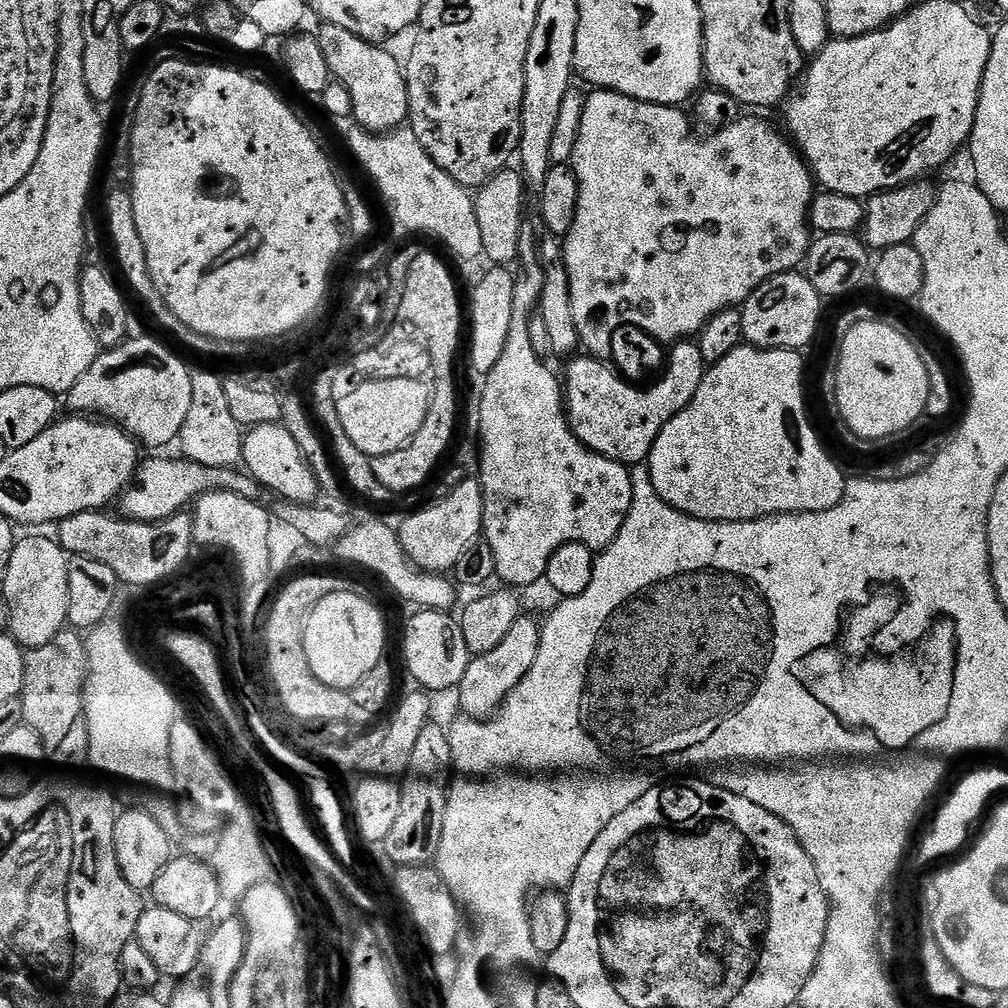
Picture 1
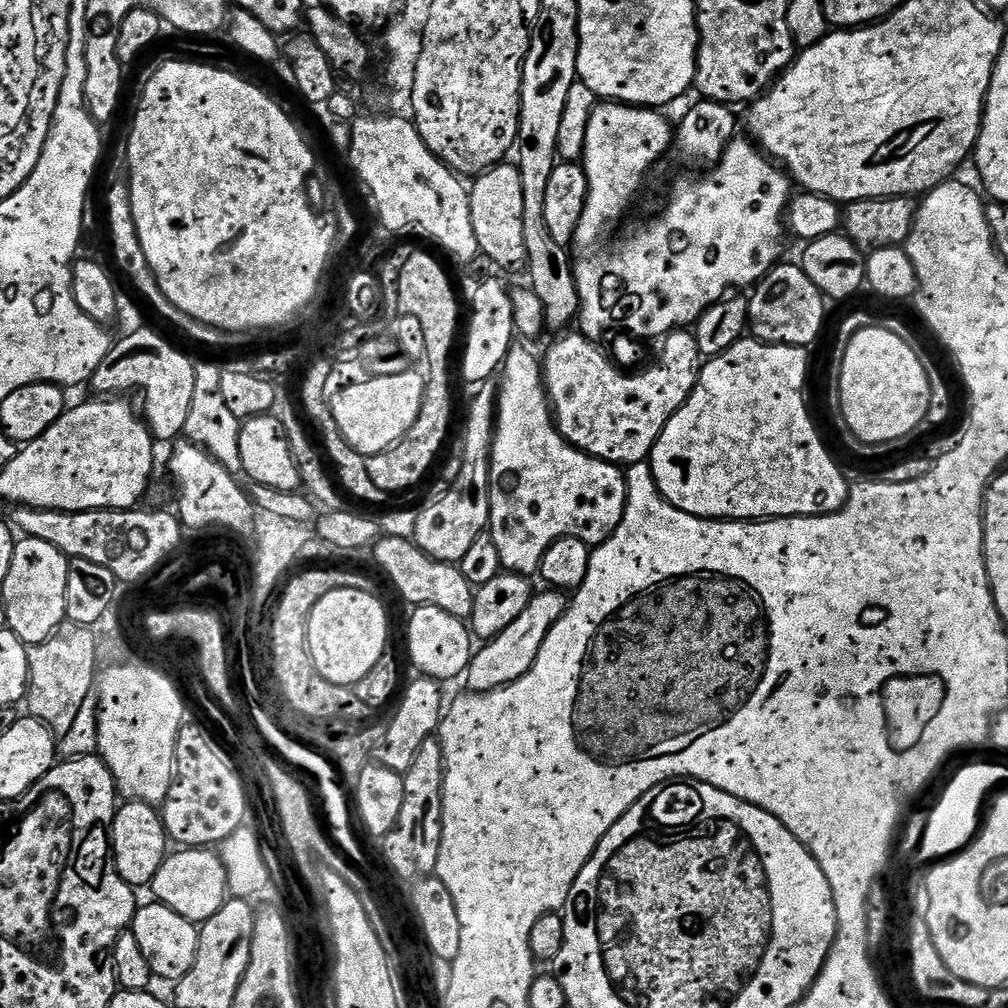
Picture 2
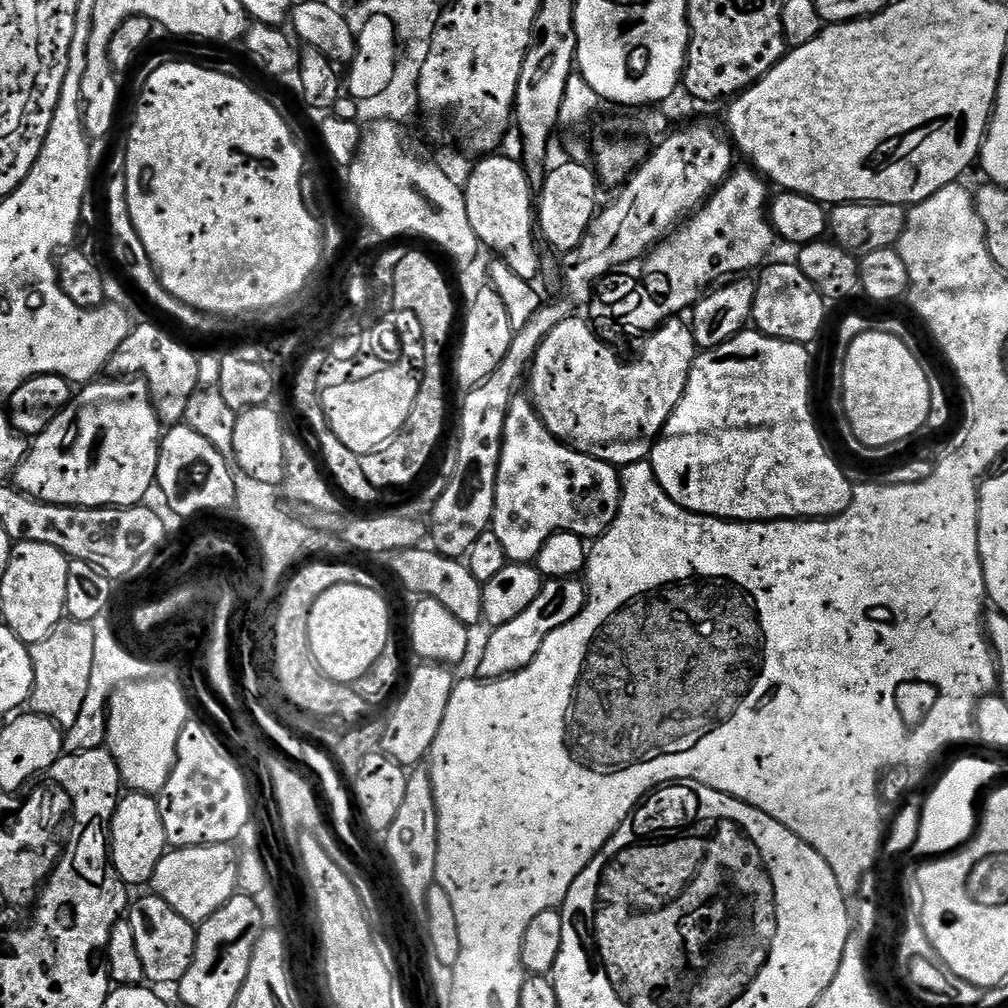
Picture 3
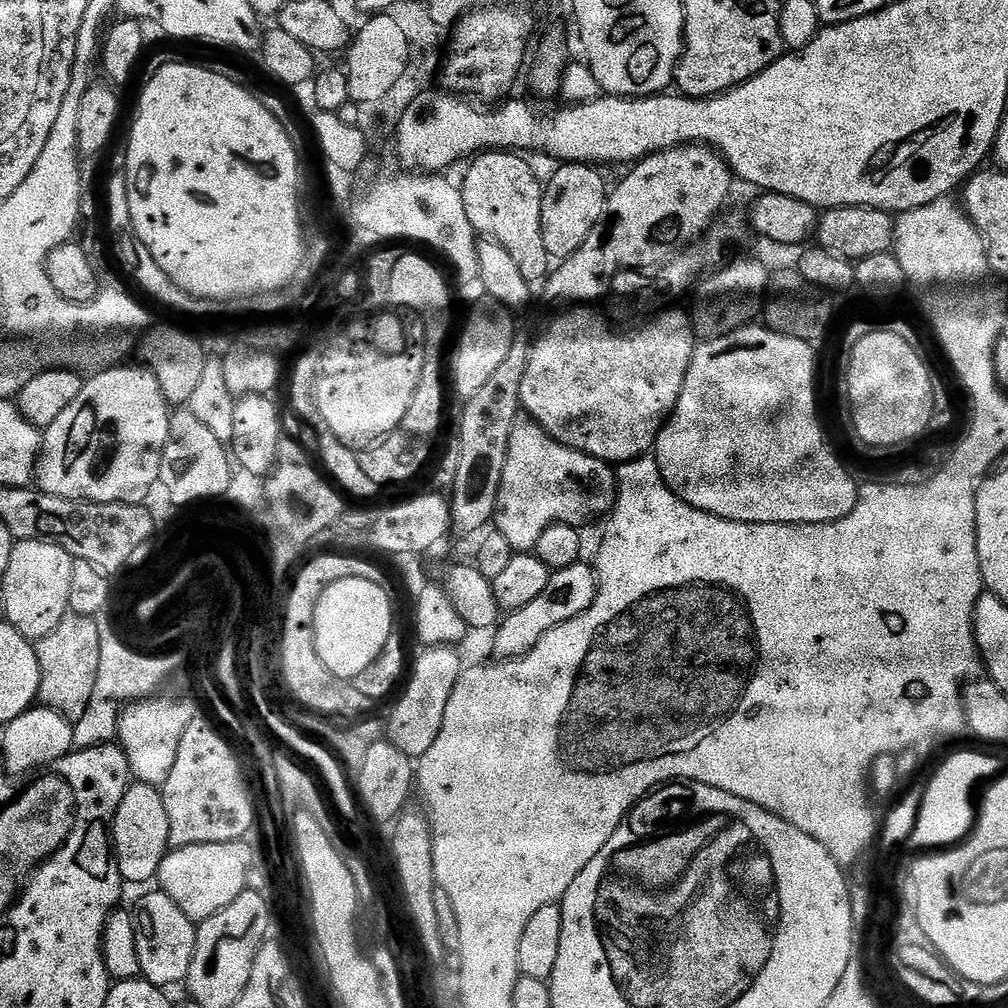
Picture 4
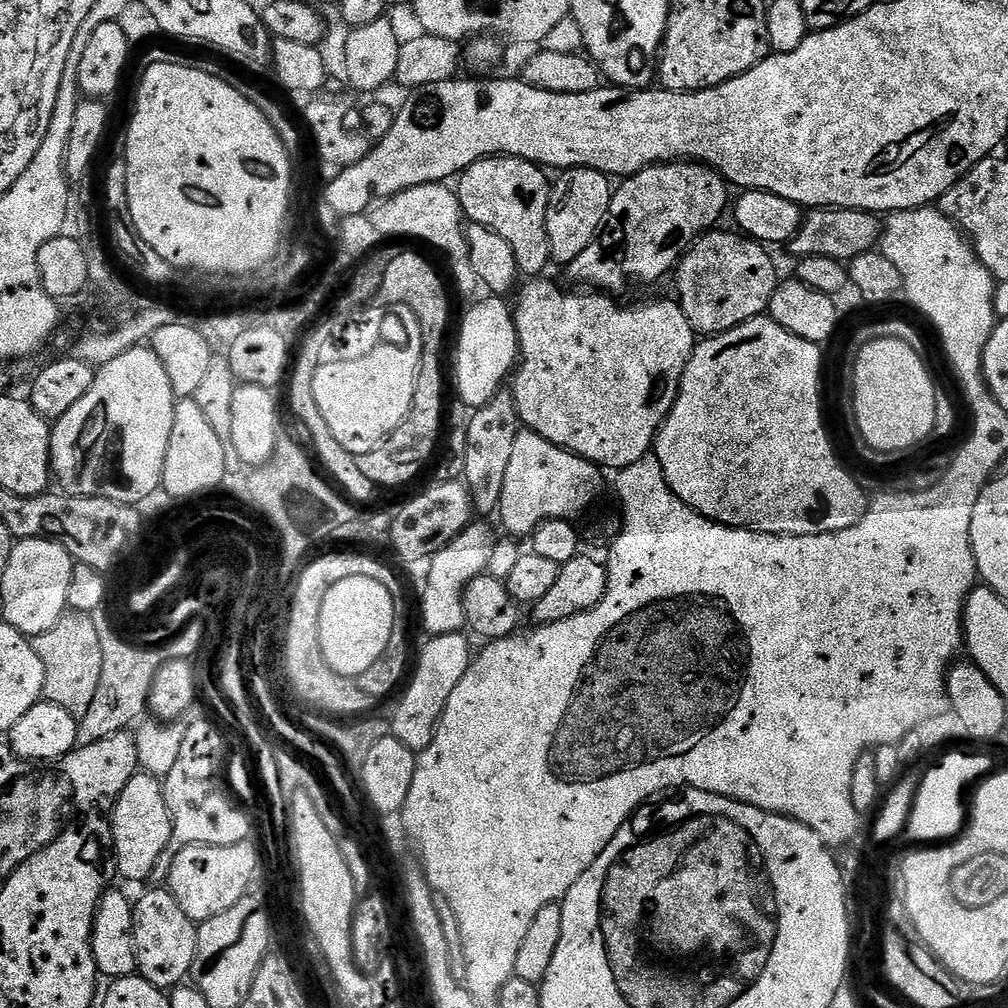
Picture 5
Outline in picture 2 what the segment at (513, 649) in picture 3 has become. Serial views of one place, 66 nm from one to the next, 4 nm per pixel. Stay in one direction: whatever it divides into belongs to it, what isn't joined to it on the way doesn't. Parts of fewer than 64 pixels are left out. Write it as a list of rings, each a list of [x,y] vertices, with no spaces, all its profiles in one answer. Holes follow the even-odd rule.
[[[544,590],[548,592],[537,591],[531,602],[506,626],[506,630],[499,632],[497,636],[492,637],[483,646],[475,649],[472,661],[468,664],[466,673],[467,687],[474,692],[492,692],[496,688],[502,688],[505,684],[520,680],[534,666],[538,658],[538,650],[542,642],[546,642],[546,634],[558,622],[558,618],[568,609],[569,597],[560,590]]]

